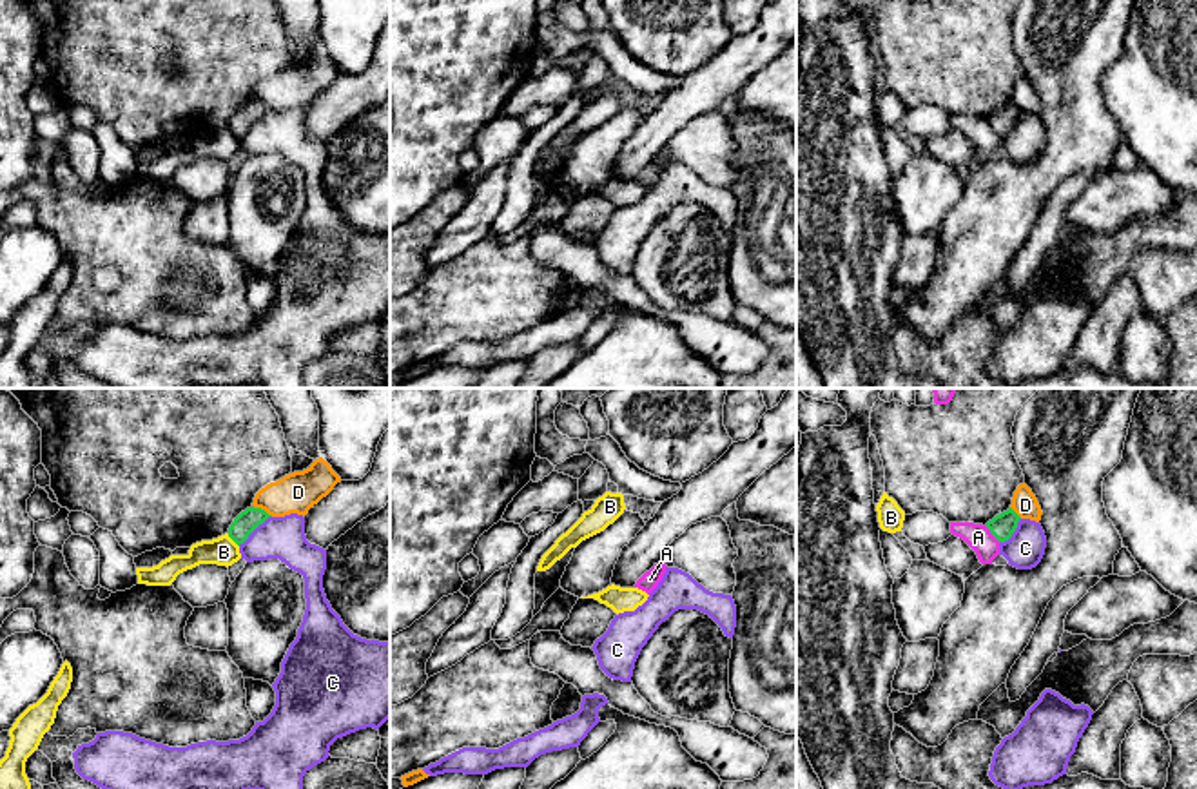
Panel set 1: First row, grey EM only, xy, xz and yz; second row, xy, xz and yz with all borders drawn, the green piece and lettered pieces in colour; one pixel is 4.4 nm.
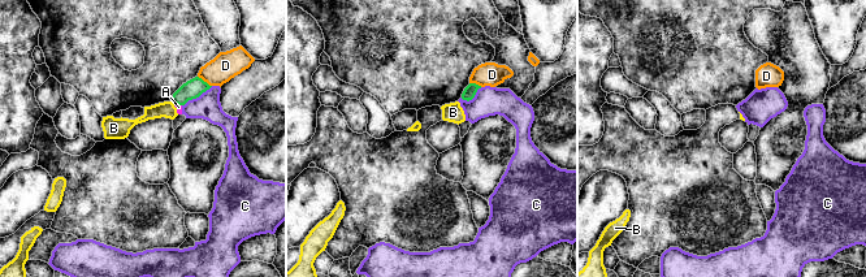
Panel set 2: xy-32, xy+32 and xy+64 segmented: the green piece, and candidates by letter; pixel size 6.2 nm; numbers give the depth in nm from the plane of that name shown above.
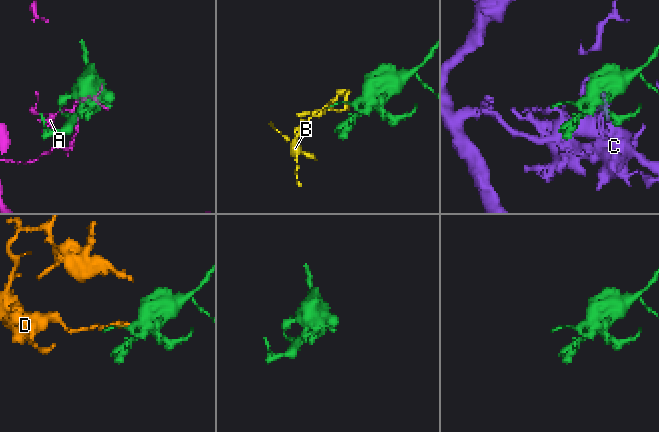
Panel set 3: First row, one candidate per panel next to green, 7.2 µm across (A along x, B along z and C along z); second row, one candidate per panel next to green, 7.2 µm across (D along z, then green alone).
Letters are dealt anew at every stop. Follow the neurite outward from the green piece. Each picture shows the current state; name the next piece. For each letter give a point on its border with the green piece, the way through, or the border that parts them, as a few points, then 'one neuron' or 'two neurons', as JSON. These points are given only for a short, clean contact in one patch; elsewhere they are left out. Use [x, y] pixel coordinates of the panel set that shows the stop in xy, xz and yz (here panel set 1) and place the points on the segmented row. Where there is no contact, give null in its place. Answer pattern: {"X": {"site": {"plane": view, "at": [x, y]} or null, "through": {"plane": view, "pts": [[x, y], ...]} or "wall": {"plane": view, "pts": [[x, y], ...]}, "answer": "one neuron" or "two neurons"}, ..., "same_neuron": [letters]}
{"A": {"site": {"plane": "yz", "at": [992, 534]}, "answer": "two neurons"}, "B": {"site": {"plane": "xy", "at": [233, 539]}, "wall": {"plane": "xy", "pts": [[227, 534], [238, 546]]}, "answer": "two neurons"}, "C": {"site": {"plane": "xy", "at": [254, 528]}, "answer": "two neurons"}, "D": {"site": {"plane": "xy", "at": [263, 510]}, "answer": "two neurons"}, "same_neuron": []}

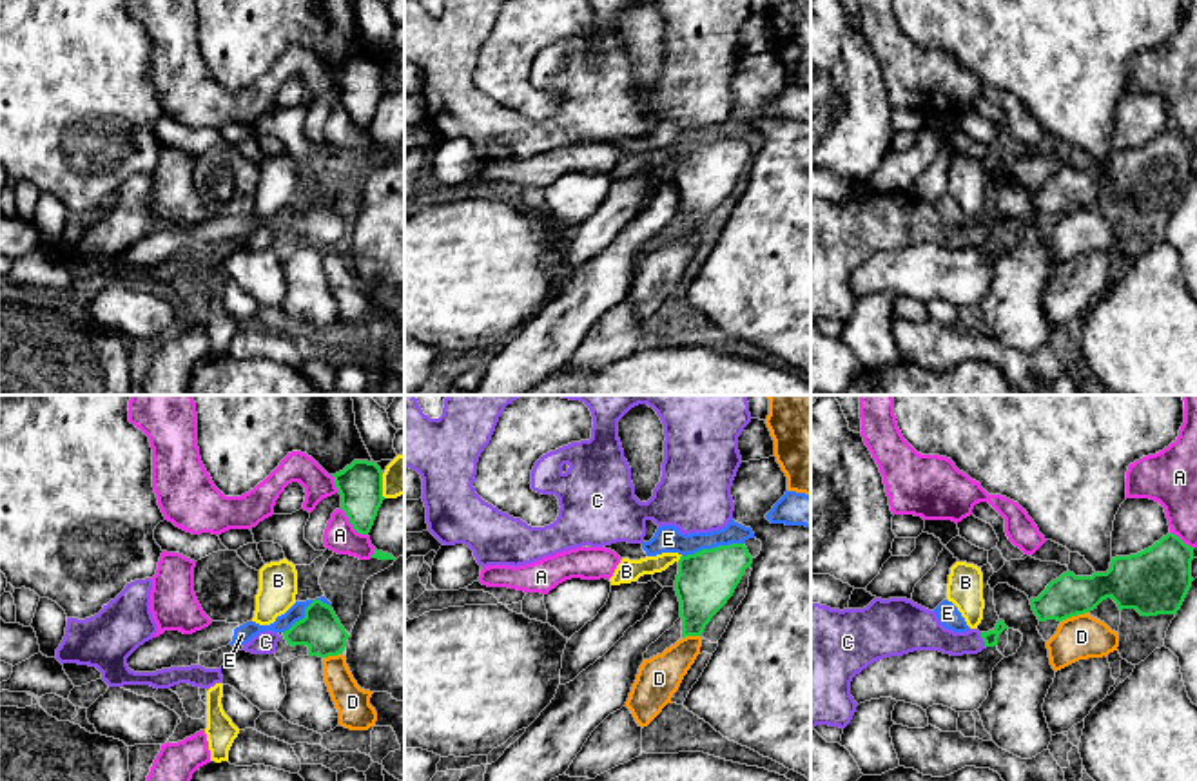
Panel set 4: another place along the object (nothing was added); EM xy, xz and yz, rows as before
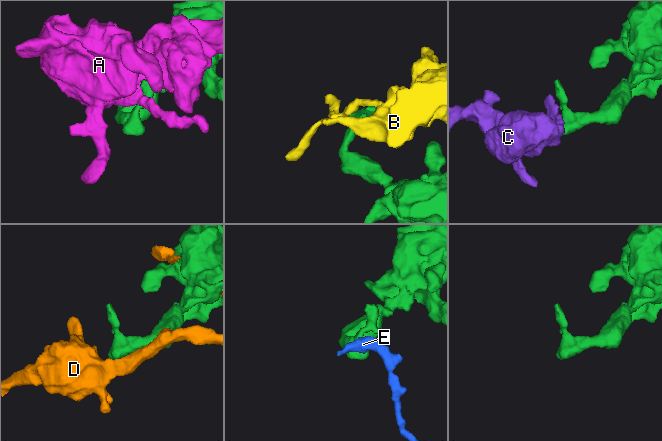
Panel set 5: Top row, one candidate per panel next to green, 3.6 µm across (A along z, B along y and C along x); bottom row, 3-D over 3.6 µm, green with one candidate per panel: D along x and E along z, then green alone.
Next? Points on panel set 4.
{"A": {"site": {"plane": "xy", "at": [350, 522]}, "answer": "two neurons"}, "B": {"site": {"plane": "xy", "at": [381, 486]}, "wall": {"plane": "xy", "pts": [[381, 473], [381, 493], [385, 497]]}, "answer": "two neurons"}, "C": {"site": {"plane": "yz", "at": [983, 640]}, "through": {"plane": "yz", "pts": [[991, 638], [983, 640], [942, 640], [927, 635]]}, "answer": "one neuron"}, "D": {"site": {"plane": "yz", "at": [1074, 615]}, "answer": "two neurons"}, "E": {"site": {"plane": "xz", "at": [713, 548]}, "wall": {"plane": "xz", "pts": [[742, 542], [702, 548], [682, 557]]}, "answer": "two neurons"}, "same_neuron": ["C"]}

